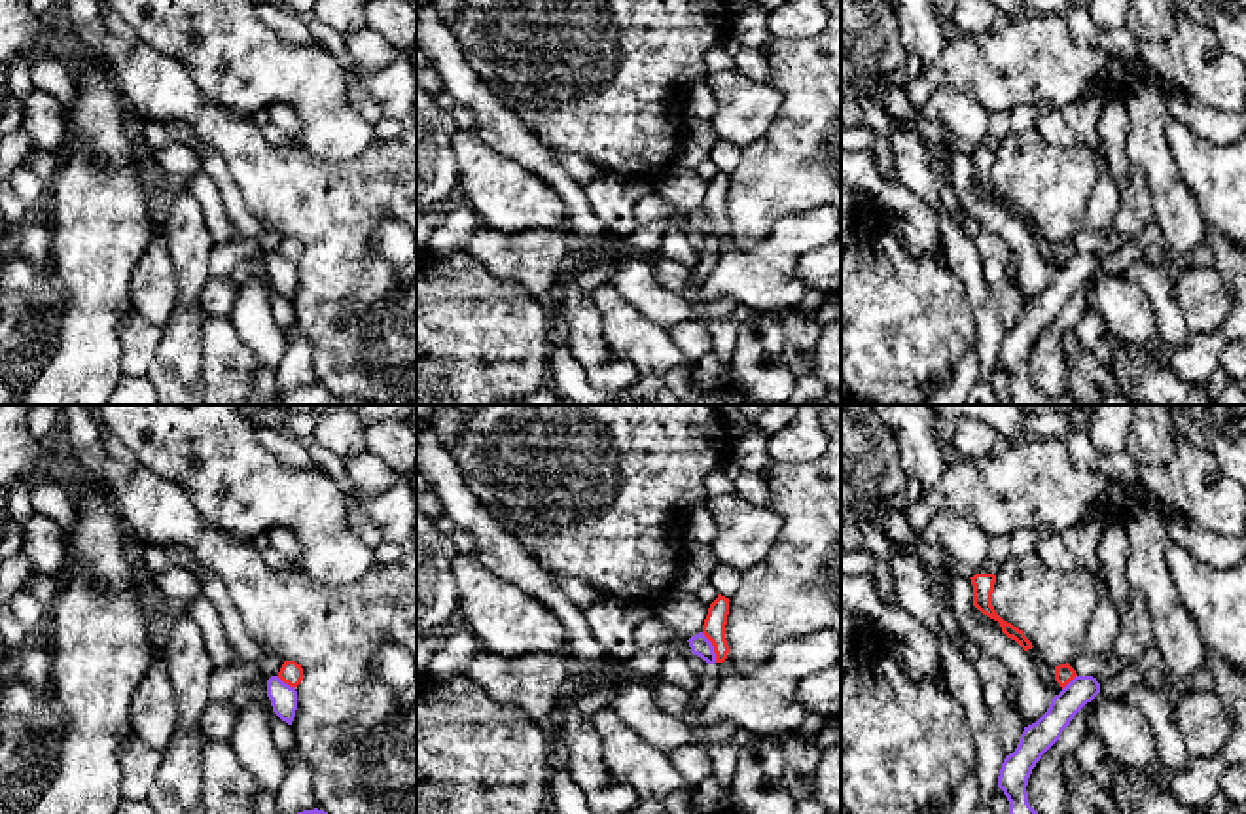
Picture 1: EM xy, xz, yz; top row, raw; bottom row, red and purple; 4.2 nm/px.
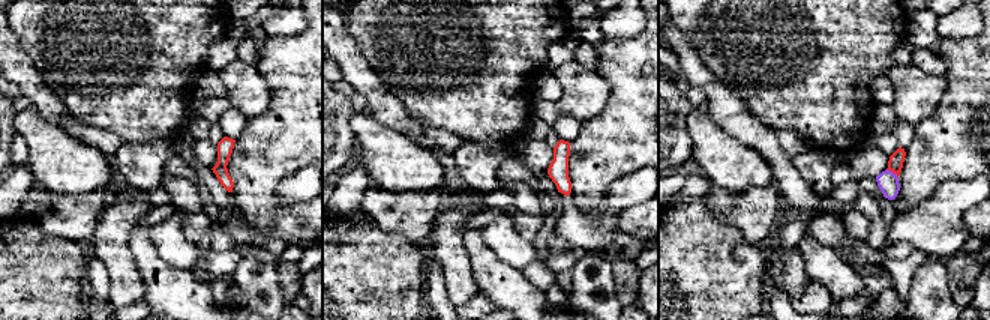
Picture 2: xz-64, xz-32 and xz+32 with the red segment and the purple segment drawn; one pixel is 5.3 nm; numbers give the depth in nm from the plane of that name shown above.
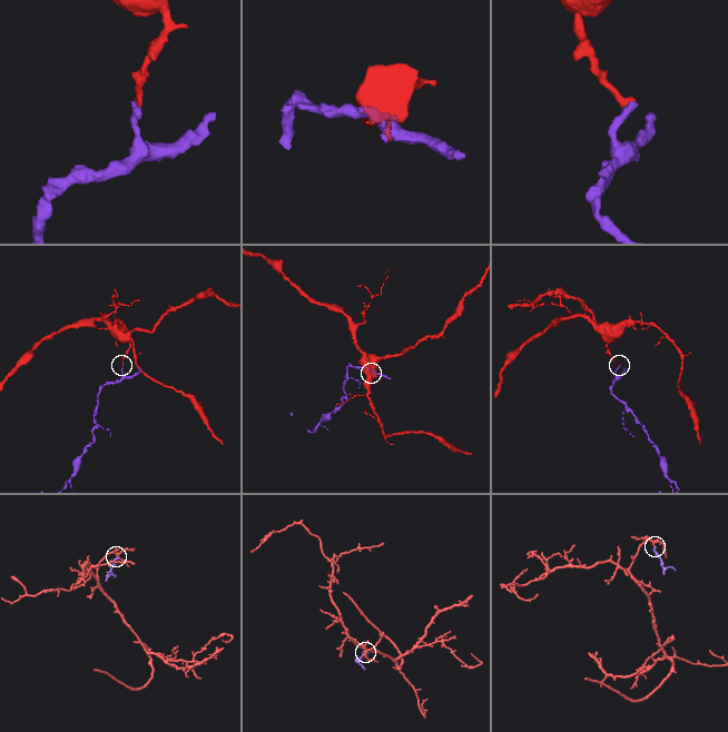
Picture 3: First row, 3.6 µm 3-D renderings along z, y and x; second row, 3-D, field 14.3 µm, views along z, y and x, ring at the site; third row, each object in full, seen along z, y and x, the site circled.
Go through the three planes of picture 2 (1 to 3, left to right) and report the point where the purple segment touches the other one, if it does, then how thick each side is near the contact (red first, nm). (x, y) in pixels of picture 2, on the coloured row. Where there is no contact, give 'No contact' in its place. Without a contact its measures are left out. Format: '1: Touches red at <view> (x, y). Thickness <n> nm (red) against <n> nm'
1: No contact
2: No contact
3: Touches red at xz+32 (893, 172). Thickness 80 nm (red) against 110 nm

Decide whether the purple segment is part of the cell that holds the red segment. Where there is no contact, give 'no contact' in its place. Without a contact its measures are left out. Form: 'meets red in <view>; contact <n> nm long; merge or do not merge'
meets red in xz; contact 140 nm long; do not merge

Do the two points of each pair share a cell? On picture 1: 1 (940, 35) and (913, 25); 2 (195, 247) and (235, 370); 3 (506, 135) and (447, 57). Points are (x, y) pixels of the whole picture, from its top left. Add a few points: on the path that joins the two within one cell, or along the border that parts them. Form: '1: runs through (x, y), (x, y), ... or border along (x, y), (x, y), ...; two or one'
1: runs through (934, 35), (925, 35), (919, 29); one
2: border along (207, 318), (201, 330), (199, 362); two
3: runs through (493, 116), (457, 76); one

